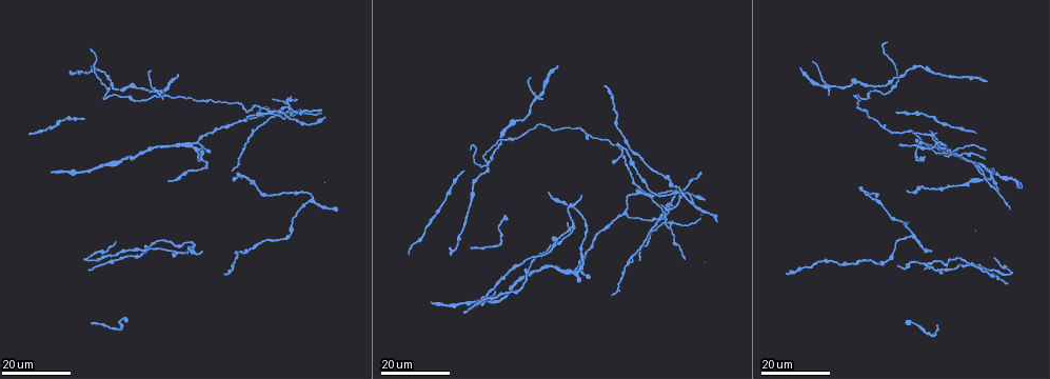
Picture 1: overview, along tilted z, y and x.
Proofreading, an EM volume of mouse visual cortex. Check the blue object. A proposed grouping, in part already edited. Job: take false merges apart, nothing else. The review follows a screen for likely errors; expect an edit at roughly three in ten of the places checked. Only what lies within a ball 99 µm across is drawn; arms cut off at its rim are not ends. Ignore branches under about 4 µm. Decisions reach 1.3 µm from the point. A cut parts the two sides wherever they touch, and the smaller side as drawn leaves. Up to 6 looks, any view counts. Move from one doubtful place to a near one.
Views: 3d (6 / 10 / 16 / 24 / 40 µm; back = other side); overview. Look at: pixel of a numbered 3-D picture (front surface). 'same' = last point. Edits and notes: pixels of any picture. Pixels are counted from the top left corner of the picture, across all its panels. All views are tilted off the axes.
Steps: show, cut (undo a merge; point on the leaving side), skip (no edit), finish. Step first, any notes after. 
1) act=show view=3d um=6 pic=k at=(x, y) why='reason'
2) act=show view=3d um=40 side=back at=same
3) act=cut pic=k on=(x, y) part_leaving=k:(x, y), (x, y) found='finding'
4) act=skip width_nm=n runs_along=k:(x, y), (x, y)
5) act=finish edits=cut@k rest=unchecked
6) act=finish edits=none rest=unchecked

act=show view=3d um=24 pic=1 at=(291, 107) why='looks like a crossing'

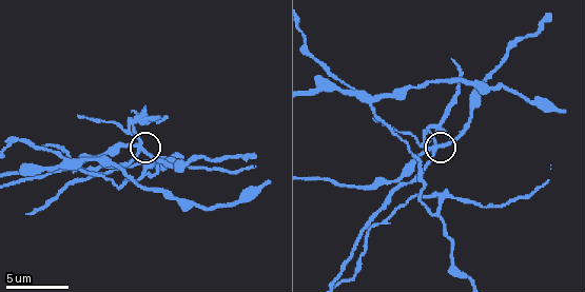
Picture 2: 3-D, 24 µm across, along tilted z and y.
act=show view=3d um=6 pic=2 at=(139, 149) why='closer look'

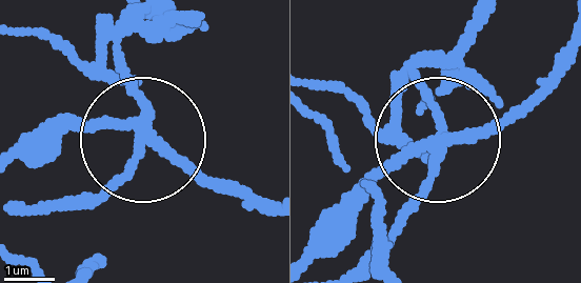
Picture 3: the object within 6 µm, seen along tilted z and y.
act=cut pic=3 on=(92, 66) arms=4 found='a second neuron is stuck on'

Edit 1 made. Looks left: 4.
act=show view=3d um=24 pic=1 at=(193, 170)

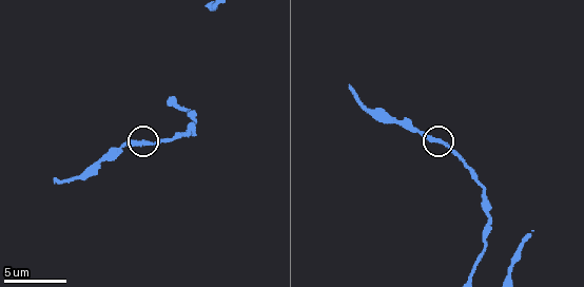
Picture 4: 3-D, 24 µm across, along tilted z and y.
act=show view=3d um=10 pic=4 at=(149, 143) why='closer look'

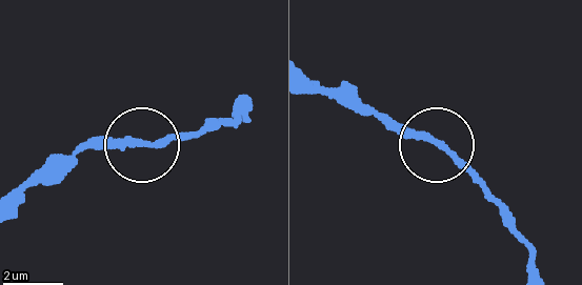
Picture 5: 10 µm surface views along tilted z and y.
act=skip found='all the same neuron'

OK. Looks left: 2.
act=show view=3d um=24 pic=1 at=(535, 96) why='four arms meet'

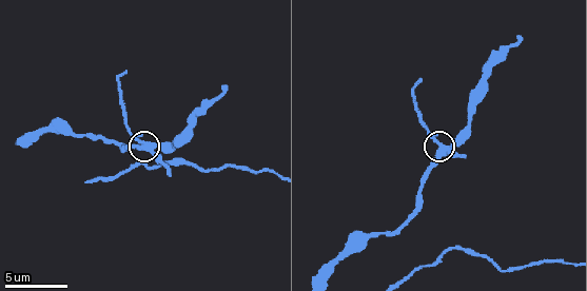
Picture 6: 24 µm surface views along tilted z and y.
act=show view=3d um=10 pic=6 at=(445, 146)

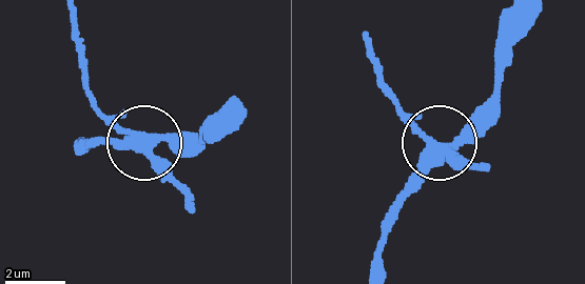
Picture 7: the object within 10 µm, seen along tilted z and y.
act=skip width_nm=350 runs_along=7:(374, 266), (387, 212), (432, 146), (387, 94) found='one neuron here'

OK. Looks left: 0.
act=finish edits=cut@3 rest=unchecked

